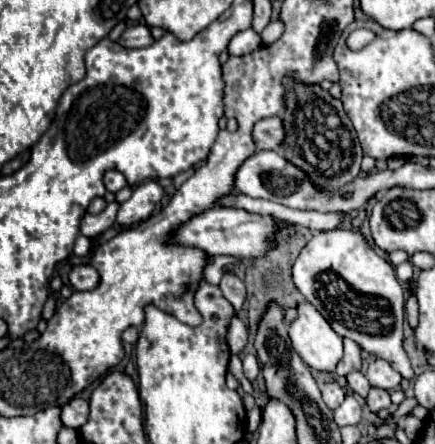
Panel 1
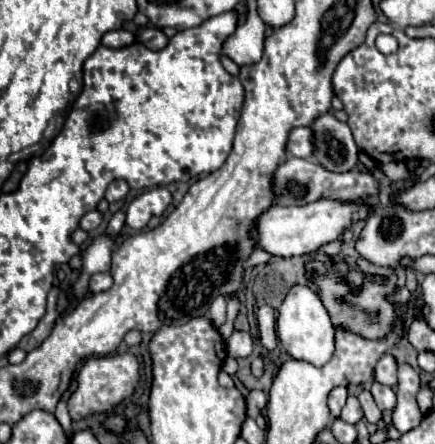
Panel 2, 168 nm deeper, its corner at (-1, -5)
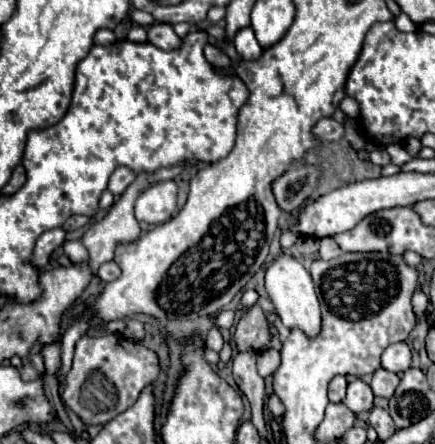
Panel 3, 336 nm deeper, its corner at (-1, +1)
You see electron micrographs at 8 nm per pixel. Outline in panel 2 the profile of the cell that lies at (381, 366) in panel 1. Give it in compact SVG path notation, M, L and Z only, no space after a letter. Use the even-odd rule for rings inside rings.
M385 354L377 366L375 366L375 380L379 384L385 384L385 386L391 386L395 388L397 386L397 362L393 356Z

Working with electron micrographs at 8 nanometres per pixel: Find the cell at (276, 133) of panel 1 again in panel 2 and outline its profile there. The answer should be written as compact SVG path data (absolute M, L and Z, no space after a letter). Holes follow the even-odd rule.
M293 128L289 132L287 152L291 152L297 158L311 158L311 154L313 154L311 136L313 136L313 132L309 128Z

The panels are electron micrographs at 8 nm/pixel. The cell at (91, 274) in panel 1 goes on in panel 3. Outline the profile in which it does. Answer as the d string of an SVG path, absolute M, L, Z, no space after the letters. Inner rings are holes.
M111 260L111 262L107 262L107 264L101 264L99 266L99 270L97 270L97 274L99 274L99 278L101 280L105 280L105 282L111 282L111 280L115 280L115 278L119 278L119 274L121 274L121 268Z

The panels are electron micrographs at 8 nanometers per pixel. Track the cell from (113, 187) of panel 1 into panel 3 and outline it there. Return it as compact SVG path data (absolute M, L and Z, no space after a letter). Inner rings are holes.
M119 166L111 178L109 178L109 190L115 194L115 196L121 196L125 192L125 188L135 180L135 174L131 172L131 168L123 168Z

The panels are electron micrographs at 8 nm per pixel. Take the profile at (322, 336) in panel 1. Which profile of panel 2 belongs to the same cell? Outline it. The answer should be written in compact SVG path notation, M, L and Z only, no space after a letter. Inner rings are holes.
M293 286L285 296L279 308L277 336L283 342L289 356L293 356L295 360L311 362L313 366L327 364L331 360L331 354L335 352L335 328L319 296L309 286Z

